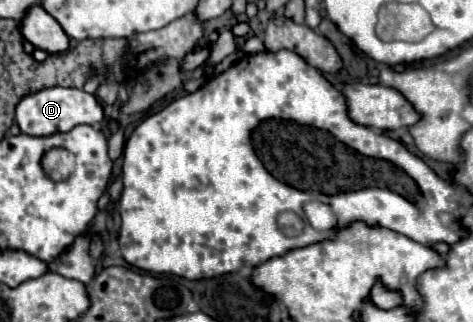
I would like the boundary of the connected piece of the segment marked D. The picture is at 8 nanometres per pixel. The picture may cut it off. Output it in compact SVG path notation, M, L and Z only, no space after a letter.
M52 86L38 92L26 94L16 106L16 124L24 134L30 136L48 136L54 132L68 132L78 124L96 124L104 118L103 107L94 94L88 94L78 88Z

